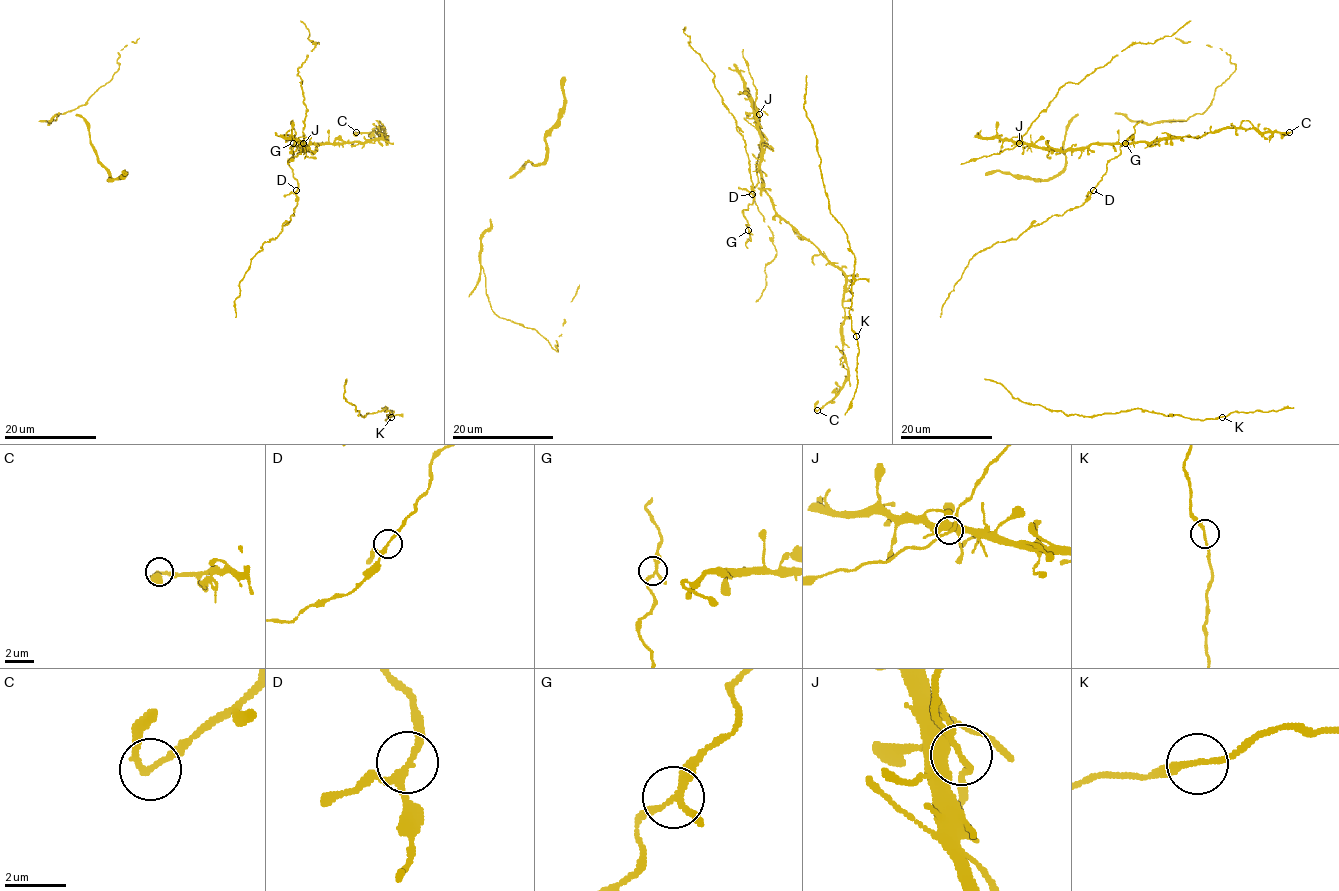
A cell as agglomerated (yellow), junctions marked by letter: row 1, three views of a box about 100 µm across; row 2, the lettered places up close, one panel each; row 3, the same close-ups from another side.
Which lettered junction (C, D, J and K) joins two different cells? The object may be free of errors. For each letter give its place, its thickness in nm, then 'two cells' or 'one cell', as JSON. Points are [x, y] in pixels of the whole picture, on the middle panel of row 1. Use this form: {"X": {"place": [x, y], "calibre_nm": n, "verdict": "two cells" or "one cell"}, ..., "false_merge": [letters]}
{"C": {"place": [817, 410], "calibre_nm": 190, "verdict": "one cell"}, "D": {"place": [752, 194], "calibre_nm": 170, "verdict": "one cell"}, "J": {"place": [759, 114], "calibre_nm": 140, "verdict": "one cell"}, "K": {"place": [856, 336], "calibre_nm": 180, "verdict": "one cell"}, "false_merge": []}

